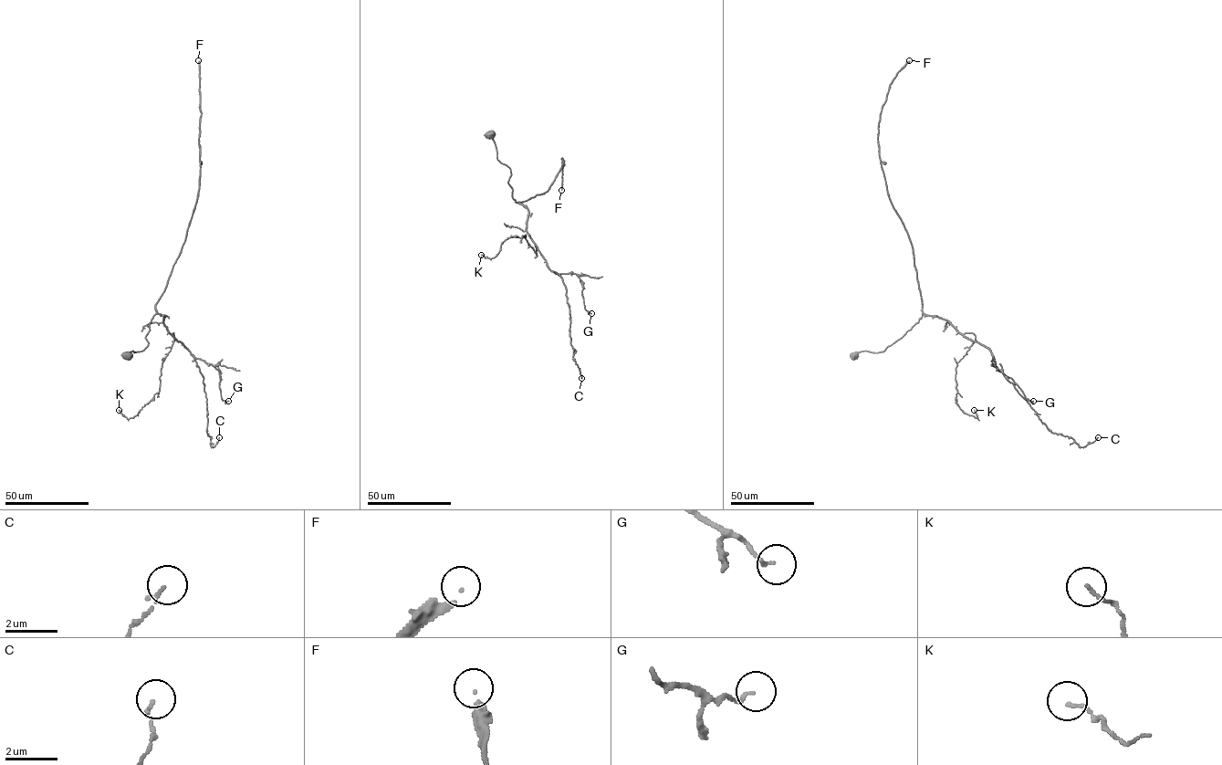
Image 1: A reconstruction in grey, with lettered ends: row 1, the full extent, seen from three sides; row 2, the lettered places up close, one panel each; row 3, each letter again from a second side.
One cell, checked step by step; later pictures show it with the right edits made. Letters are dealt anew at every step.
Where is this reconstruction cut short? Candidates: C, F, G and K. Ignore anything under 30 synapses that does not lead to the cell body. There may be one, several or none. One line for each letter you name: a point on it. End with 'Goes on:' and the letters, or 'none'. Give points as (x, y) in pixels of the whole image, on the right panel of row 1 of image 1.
F: Place: (909, 60)
Goes on: F

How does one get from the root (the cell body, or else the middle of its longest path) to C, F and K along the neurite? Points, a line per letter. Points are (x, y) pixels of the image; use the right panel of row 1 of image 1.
C: (854, 355), (882, 351), (923, 313), (941, 317), (990, 351), (993, 363), (1052, 433), (1080, 447), (1098, 437)
F: (854, 355), (863, 351), (882, 351), (922, 316), (913, 246), (889, 196), (877, 139), (889, 85), (909, 60)
K: (854, 355), (882, 351), (923, 313), (946, 319), (975, 336), (955, 374), (956, 403), (978, 419), (974, 410)

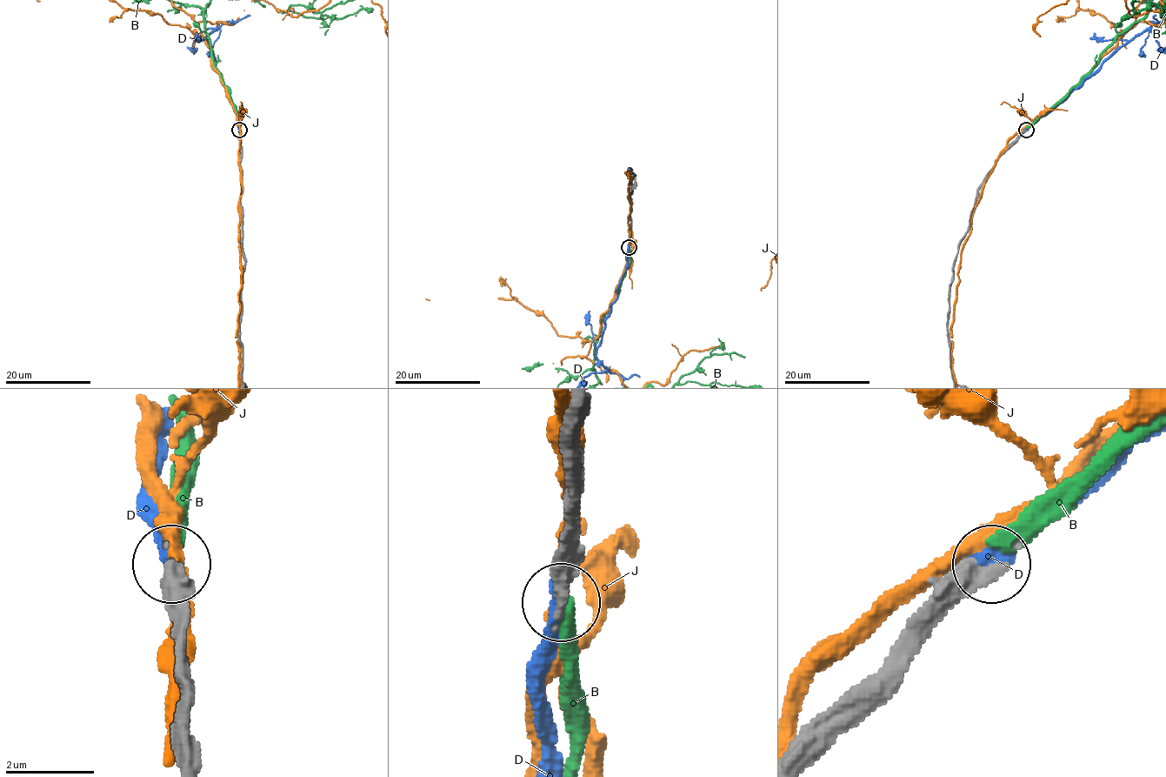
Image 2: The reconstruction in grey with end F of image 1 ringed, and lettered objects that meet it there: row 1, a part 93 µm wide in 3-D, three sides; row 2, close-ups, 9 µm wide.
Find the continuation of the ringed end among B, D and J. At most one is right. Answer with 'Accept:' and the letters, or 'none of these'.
Accept: D

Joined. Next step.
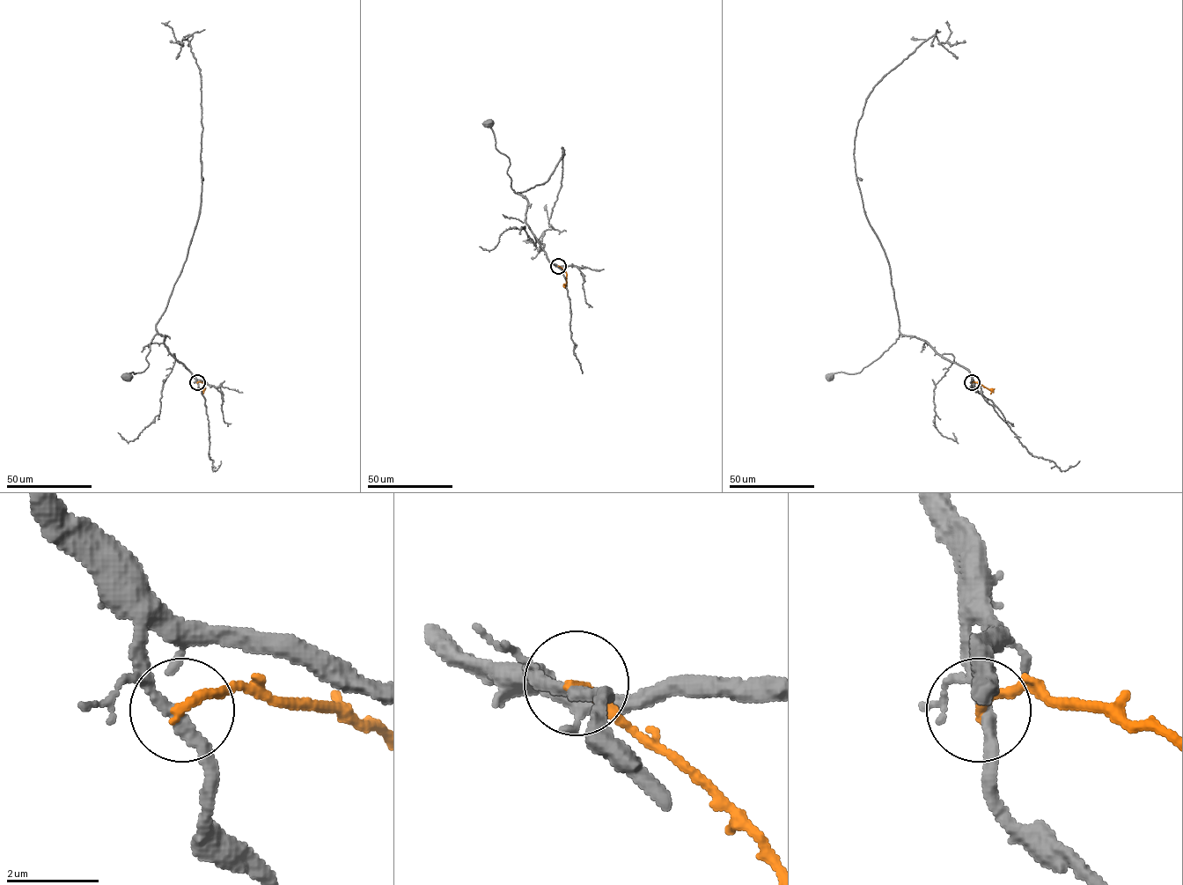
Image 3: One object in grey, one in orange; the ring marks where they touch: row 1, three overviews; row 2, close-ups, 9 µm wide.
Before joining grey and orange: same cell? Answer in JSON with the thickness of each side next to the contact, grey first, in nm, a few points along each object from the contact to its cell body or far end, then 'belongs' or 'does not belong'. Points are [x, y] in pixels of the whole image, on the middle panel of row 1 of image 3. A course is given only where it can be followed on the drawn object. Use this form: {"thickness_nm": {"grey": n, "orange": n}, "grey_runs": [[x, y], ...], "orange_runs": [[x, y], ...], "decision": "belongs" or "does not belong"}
{"thickness_nm": {"grey": 260, "orange": 200}, "grey_runs": [[558, 266], [548, 260], [525, 222], [528, 201], [511, 188], [507, 172], [510, 159], [495, 148], [488, 123]], "orange_runs": [[558, 265], [567, 275], [564, 284]], "decision": "does not belong"}

